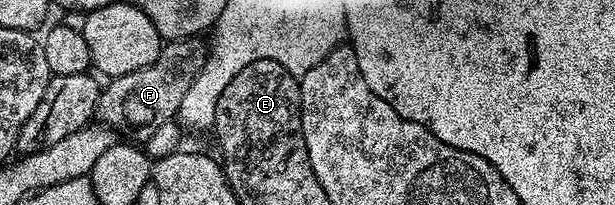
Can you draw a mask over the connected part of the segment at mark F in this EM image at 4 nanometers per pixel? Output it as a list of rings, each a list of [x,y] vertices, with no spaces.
[[[168,43],[149,66],[114,77],[108,83],[111,85],[100,91],[94,119],[119,134],[130,128],[151,130],[160,124],[172,123],[178,117],[181,100],[189,94],[189,88],[201,67],[201,55],[191,44],[194,43]]]

